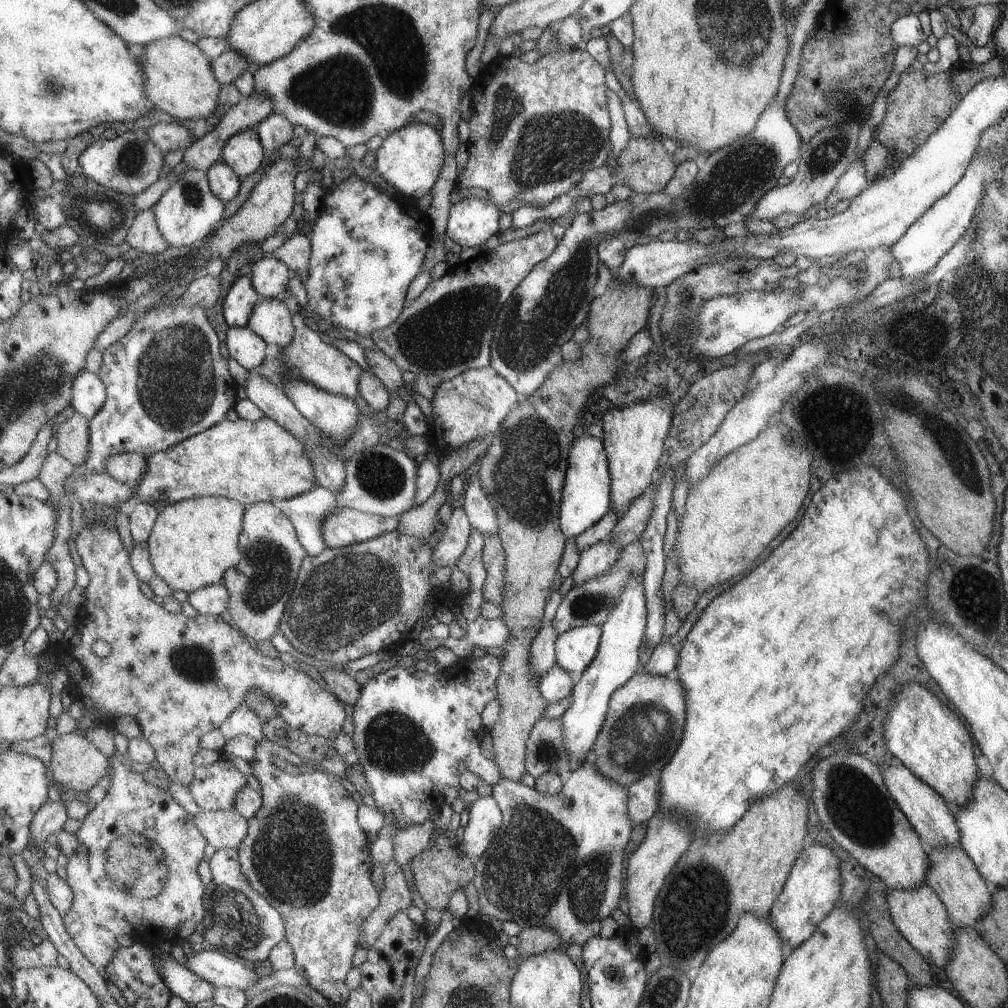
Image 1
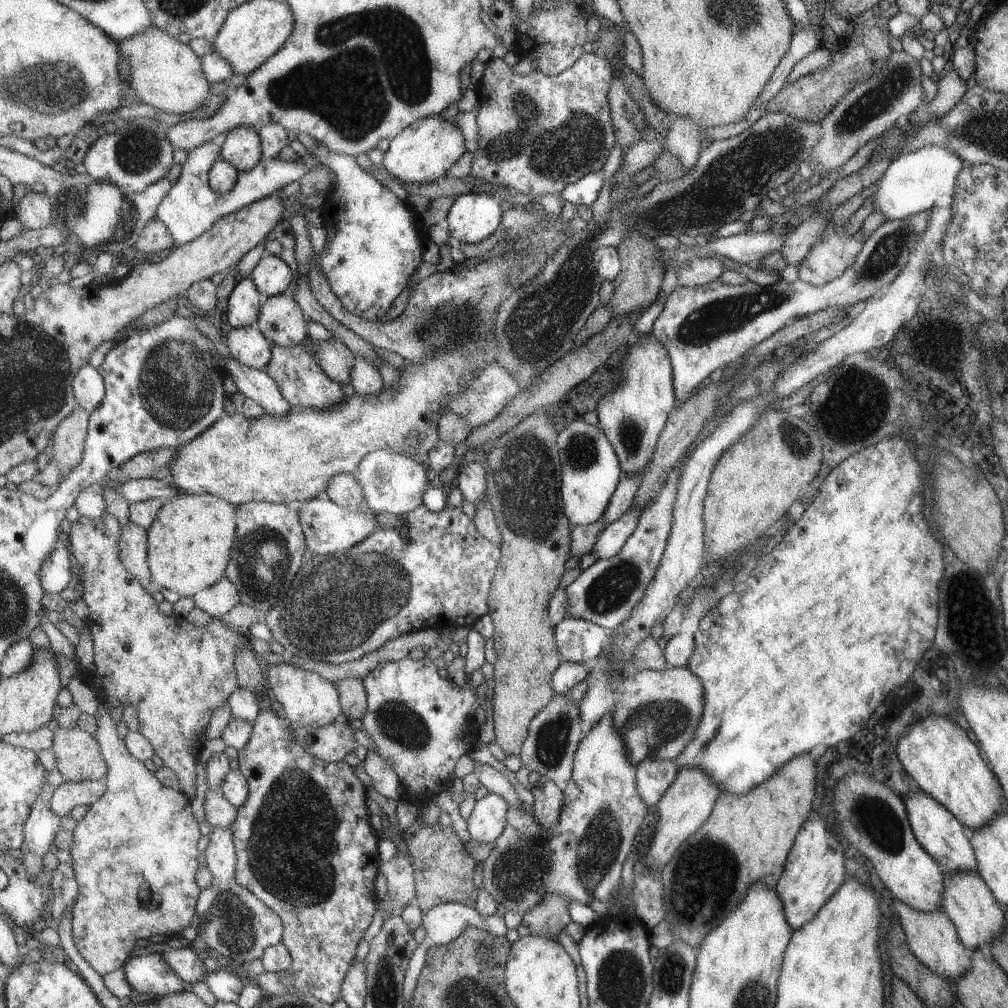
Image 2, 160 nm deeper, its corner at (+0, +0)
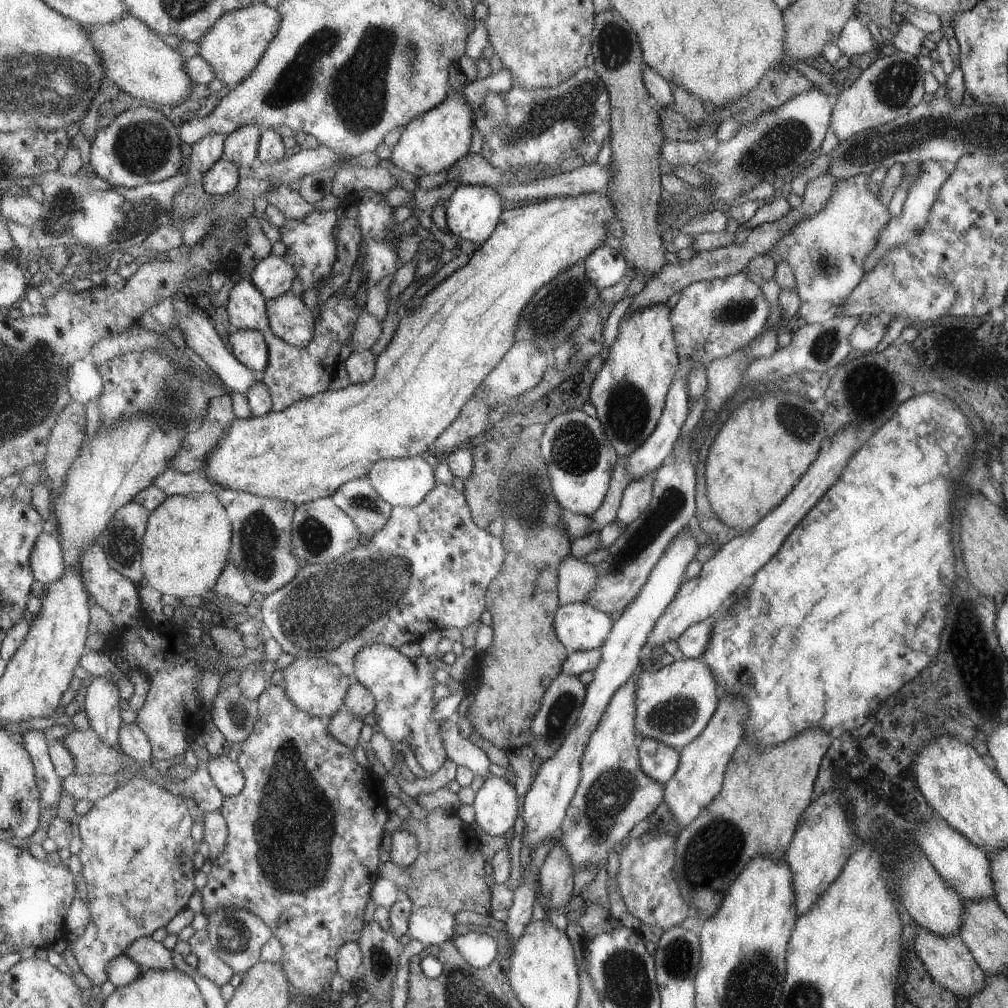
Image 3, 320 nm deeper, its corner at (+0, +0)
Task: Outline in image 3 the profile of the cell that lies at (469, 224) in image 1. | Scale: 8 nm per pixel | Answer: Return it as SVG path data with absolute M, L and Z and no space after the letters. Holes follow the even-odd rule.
M457 185L447 205L448 230L458 239L465 238L478 246L491 238L504 214L503 196L495 187L489 185Z

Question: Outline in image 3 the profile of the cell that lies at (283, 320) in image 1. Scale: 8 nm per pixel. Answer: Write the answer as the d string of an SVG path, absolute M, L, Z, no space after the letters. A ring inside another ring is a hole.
M289 291L267 301L269 330L298 347L307 346L314 339L317 318L300 296Z

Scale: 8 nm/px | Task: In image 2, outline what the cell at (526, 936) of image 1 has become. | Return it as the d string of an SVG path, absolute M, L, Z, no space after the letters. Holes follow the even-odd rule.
M547 893L536 907L523 914L523 924L533 935L543 935L556 940L557 934L571 922L569 902L561 893Z

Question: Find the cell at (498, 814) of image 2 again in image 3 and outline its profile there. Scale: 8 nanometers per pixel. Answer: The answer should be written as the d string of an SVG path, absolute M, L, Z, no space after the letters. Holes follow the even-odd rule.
M494 773L484 781L476 792L473 804L475 820L481 829L490 835L506 835L519 816L518 792L512 780L497 777Z

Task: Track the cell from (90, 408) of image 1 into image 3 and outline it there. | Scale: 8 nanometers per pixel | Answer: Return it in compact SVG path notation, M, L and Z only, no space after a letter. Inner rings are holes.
M87 358L73 361L68 368L68 387L73 400L89 404L104 391L105 381L101 372Z

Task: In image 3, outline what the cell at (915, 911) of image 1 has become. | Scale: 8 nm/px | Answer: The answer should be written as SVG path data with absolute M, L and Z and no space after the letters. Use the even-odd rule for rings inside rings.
M912 923L915 929L913 940L917 956L921 957L924 968L928 971L931 979L938 985L945 987L959 998L968 998L981 991L985 984L984 971L976 963L968 945L961 940L958 934L936 935L925 927Z

